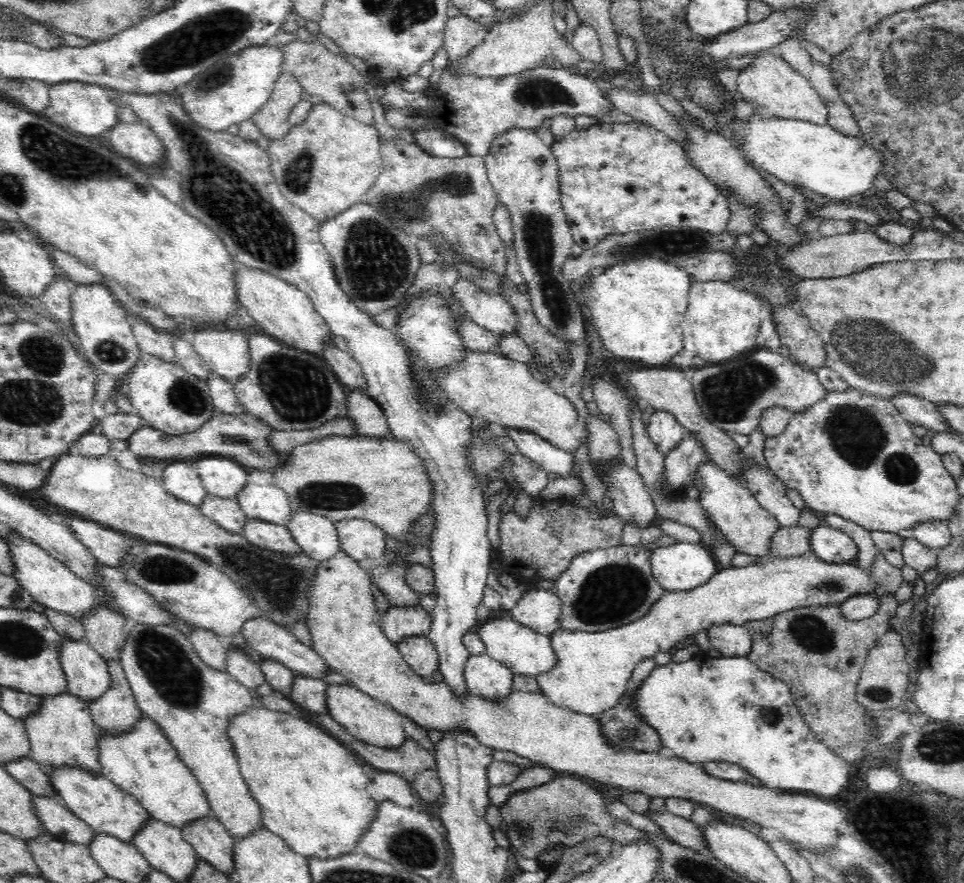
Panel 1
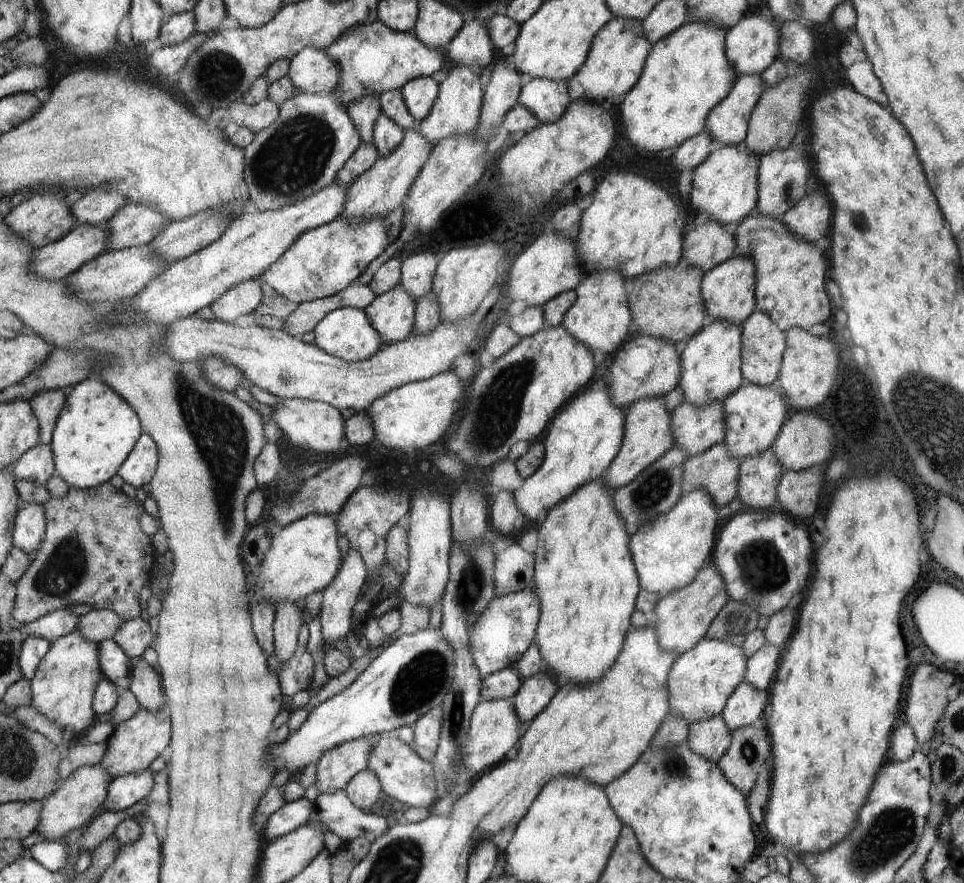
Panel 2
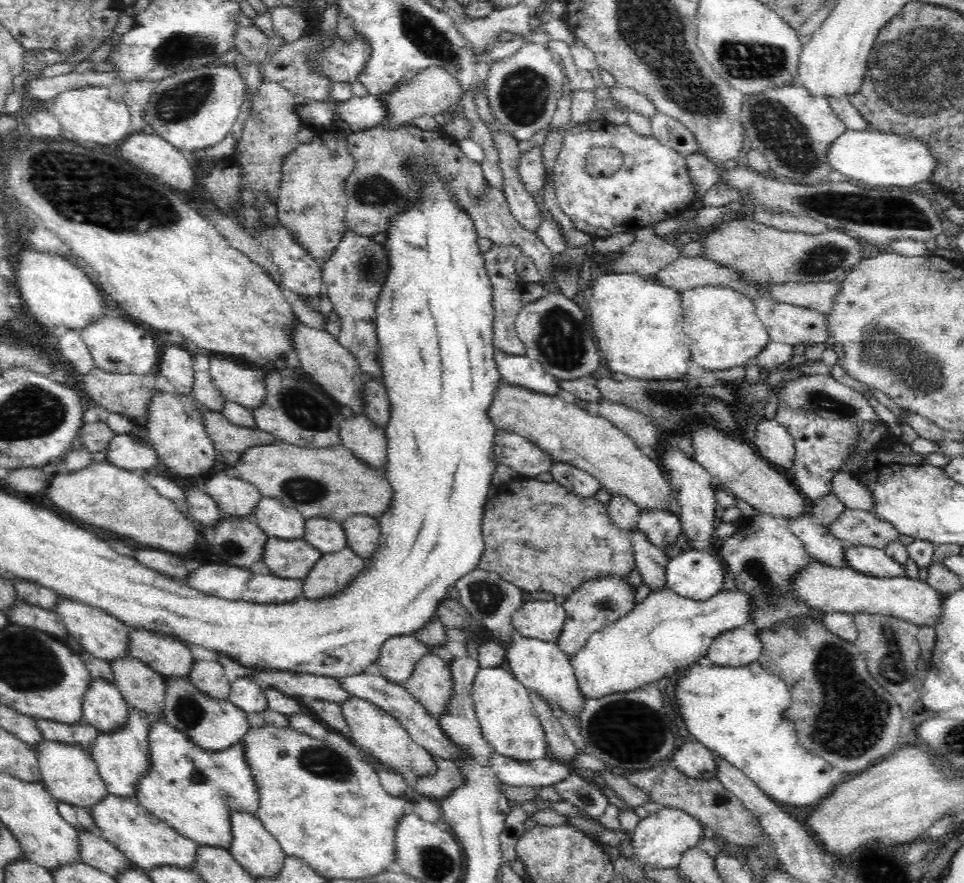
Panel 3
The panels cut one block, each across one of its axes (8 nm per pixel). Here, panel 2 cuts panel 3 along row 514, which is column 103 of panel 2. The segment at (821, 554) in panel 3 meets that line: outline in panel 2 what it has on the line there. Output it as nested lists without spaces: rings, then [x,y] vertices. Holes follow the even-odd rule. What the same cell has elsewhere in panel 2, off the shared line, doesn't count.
[[[148,768],[145,771],[130,773],[112,779],[109,782],[107,795],[101,810],[115,813],[134,806],[142,798],[146,799],[153,789],[154,775]]]

